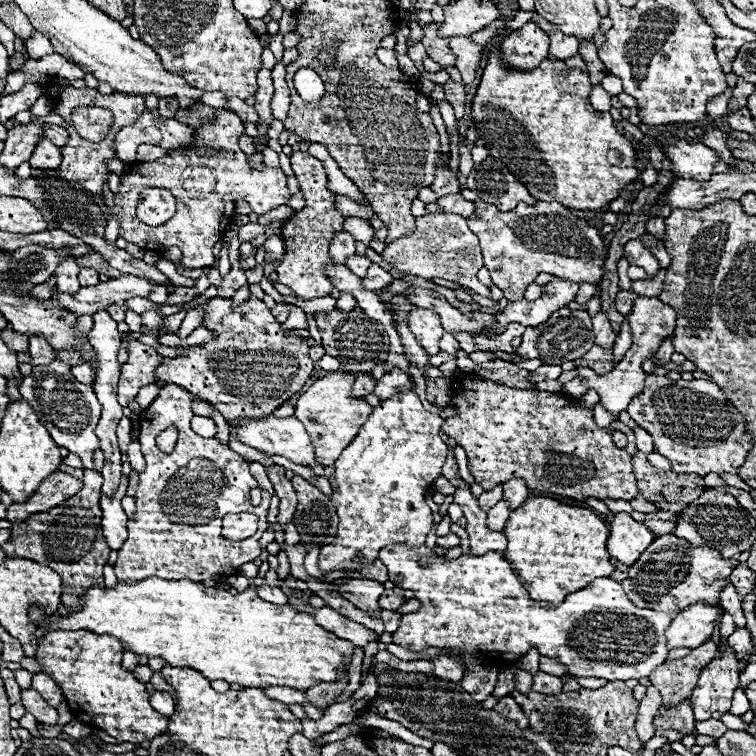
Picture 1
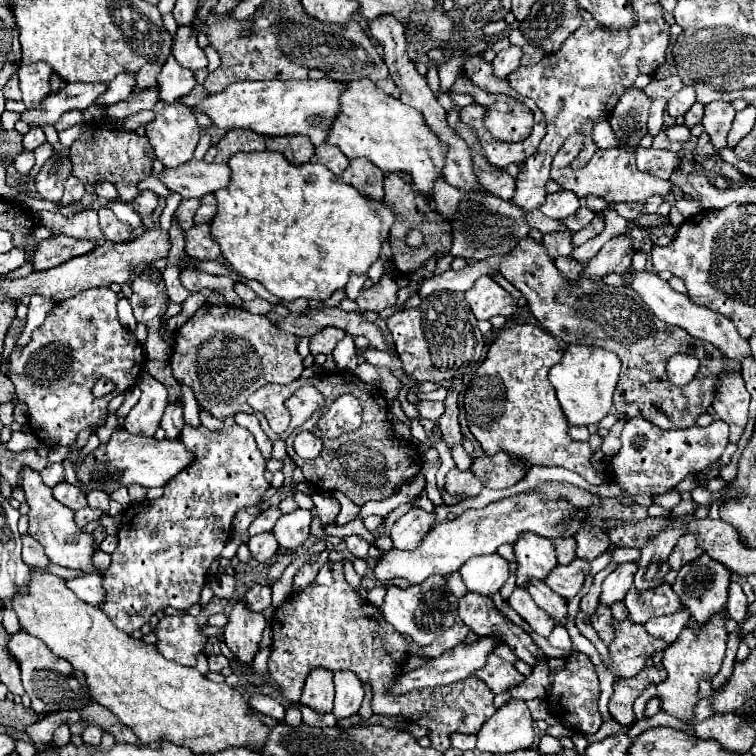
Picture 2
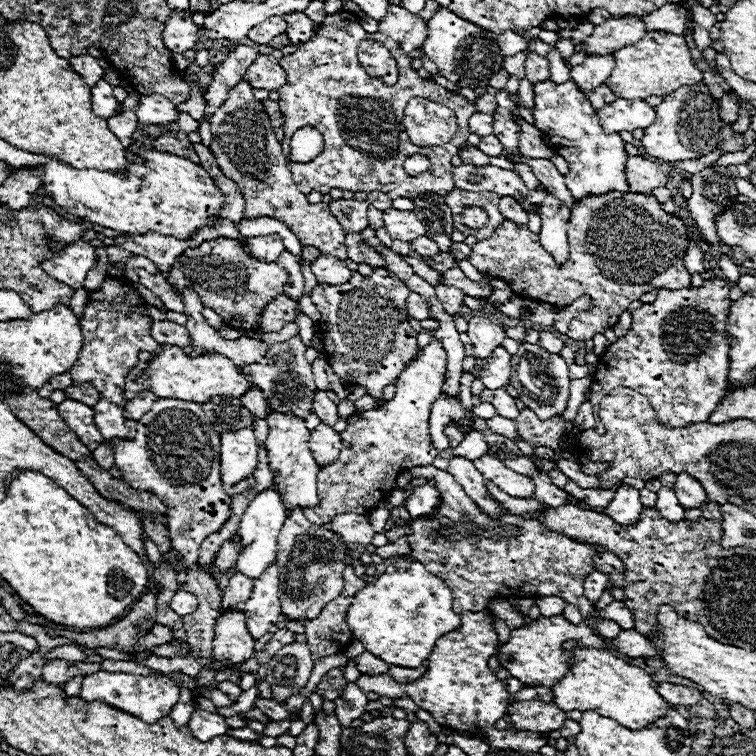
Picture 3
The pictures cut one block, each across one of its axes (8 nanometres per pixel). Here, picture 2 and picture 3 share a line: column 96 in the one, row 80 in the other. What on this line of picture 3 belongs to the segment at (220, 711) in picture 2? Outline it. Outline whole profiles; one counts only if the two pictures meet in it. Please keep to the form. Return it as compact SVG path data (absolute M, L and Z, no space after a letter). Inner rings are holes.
M646 32L646 36L630 46L614 52L616 68L608 78L612 92L618 98L648 98L648 96L668 96L684 84L700 84L702 72L694 64L684 36L672 32Z

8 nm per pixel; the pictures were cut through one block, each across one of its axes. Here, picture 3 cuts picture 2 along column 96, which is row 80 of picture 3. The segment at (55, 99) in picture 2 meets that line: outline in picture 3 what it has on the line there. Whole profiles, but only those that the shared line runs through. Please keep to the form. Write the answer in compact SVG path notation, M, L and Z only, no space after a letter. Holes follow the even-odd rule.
M82 54L82 56L70 58L68 62L72 64L74 72L80 72L80 76L84 76L84 82L86 82L88 86L96 84L96 80L100 80L100 78L104 76L104 68L102 68L102 66L98 64L98 60L92 58L92 56Z

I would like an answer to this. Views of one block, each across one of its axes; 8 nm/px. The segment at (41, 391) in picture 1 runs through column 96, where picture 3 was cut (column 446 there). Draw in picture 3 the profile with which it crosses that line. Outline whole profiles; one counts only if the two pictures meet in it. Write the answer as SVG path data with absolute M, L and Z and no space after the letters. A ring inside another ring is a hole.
M438 398L434 404L432 404L432 416L430 416L430 436L432 436L432 442L434 442L434 448L436 450L446 450L448 448L448 438L442 434L444 426L450 422L450 420L456 420L460 424L460 428L464 428L464 424L468 420L474 420L474 416L466 414L460 406L460 402L452 402L452 400L446 400L446 398Z

